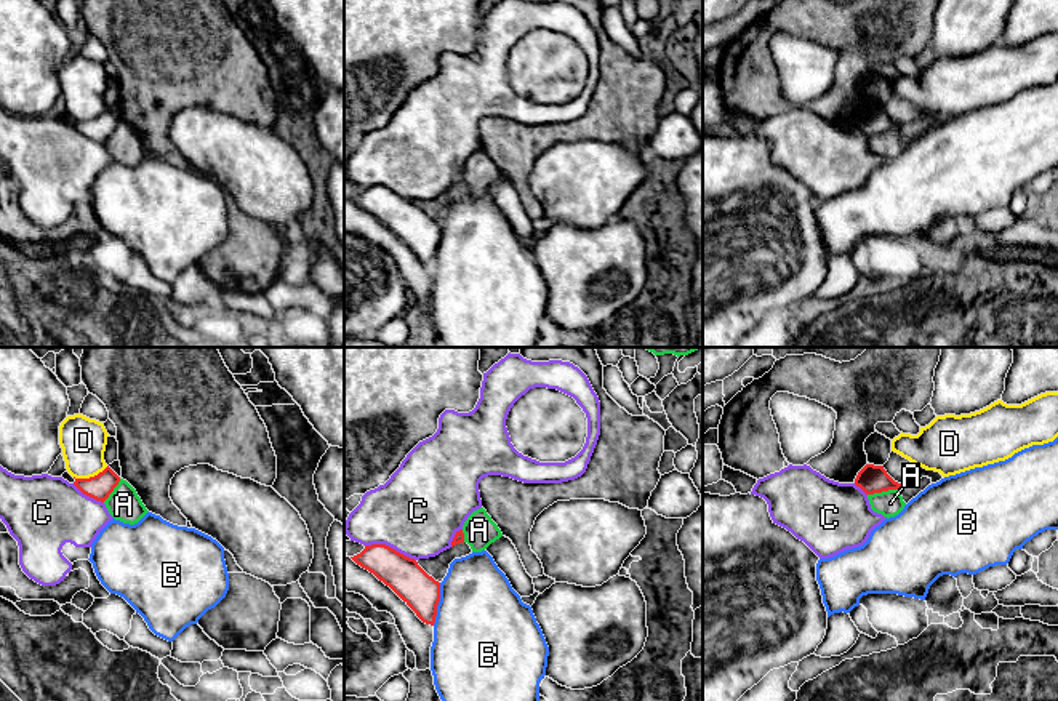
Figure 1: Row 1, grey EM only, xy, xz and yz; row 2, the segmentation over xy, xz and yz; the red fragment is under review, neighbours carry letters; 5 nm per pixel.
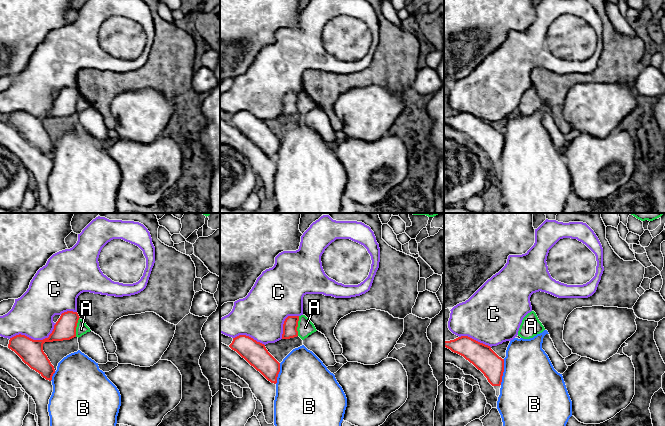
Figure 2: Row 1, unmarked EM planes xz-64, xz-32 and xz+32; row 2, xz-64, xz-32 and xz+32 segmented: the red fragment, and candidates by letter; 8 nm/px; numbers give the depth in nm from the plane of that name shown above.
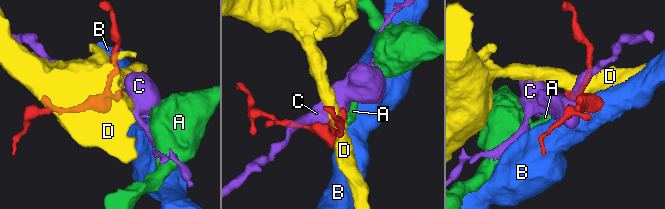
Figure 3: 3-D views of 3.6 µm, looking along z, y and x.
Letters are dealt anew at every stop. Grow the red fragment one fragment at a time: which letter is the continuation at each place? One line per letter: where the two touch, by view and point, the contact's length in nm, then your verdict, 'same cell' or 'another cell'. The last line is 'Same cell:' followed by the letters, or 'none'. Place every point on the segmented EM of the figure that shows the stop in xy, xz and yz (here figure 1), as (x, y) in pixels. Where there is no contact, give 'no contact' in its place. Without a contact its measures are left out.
A: yz (884, 490) | 170 nm | another cell
B: xz (437, 604) | 220 nm | another cell
C: xz (391, 548) | 260 nm | another cell
D: xy (90, 477) | 190 nm | another cell
Same cell: none

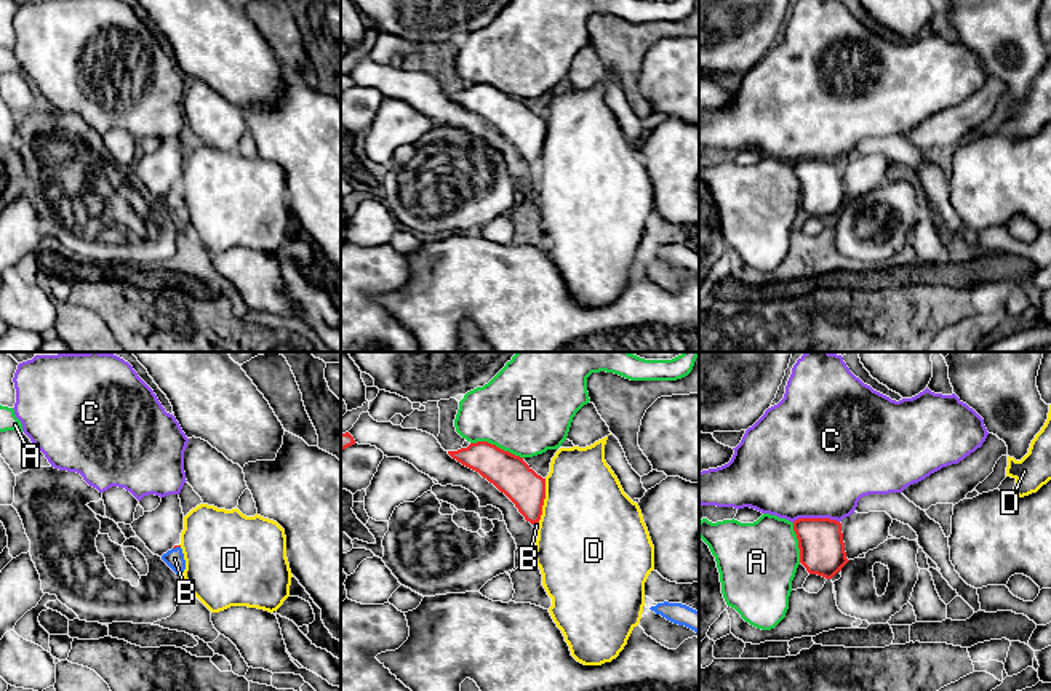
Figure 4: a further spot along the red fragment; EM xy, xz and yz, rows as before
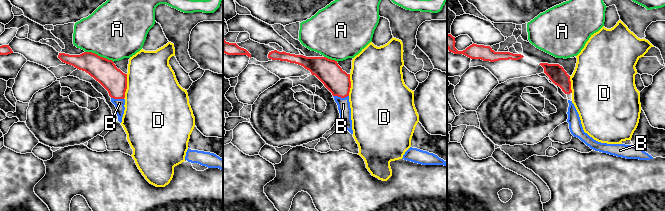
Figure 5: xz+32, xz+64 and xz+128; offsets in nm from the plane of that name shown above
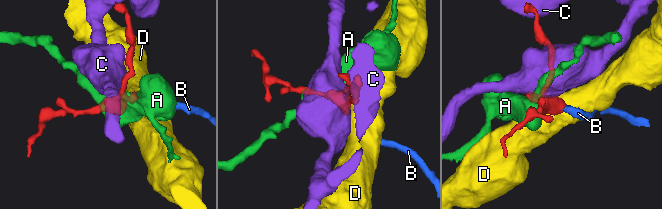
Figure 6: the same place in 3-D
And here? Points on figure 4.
A: xz (496, 447) | 280 nm | another cell
B: xy (176, 546) | 40 nm | same cell
C: yz (815, 519) | 240 nm | another cell
D: xz (543, 501) | 220 nm | another cell
Same cell: B

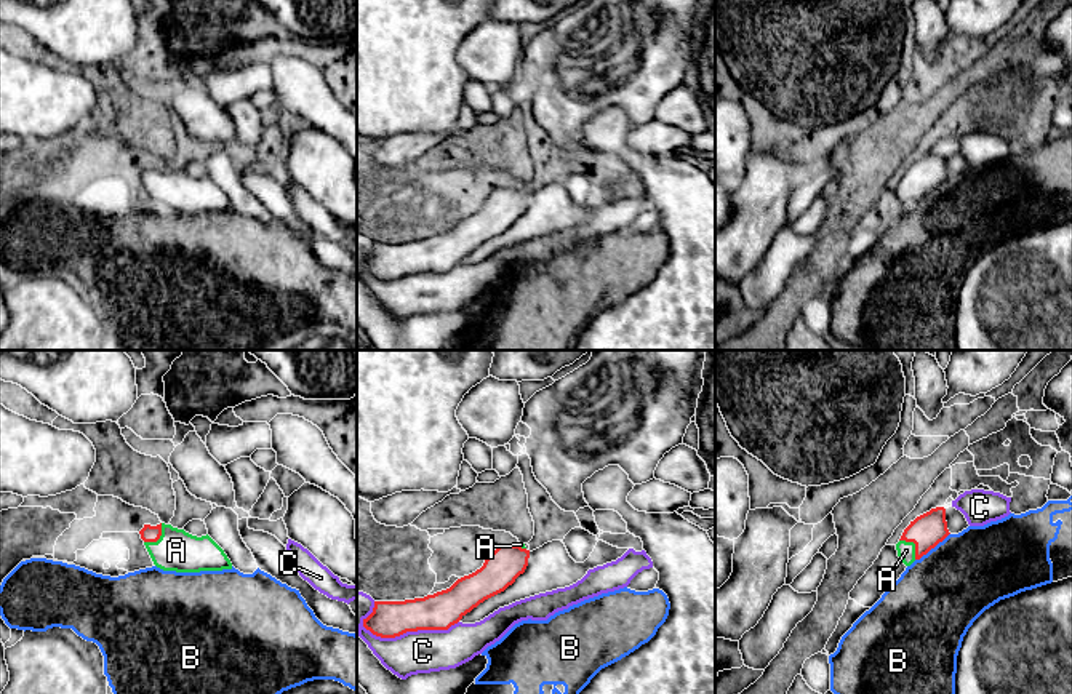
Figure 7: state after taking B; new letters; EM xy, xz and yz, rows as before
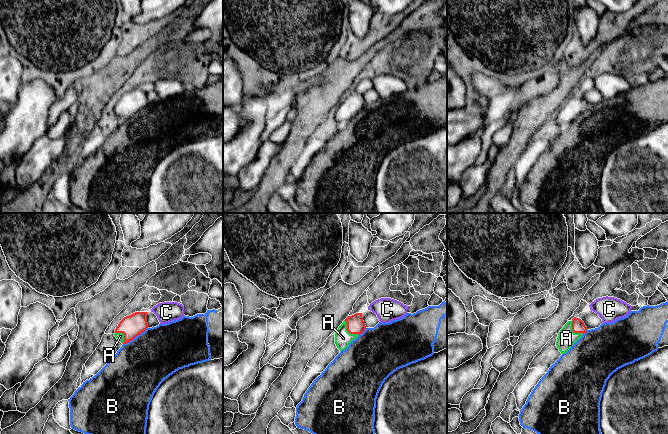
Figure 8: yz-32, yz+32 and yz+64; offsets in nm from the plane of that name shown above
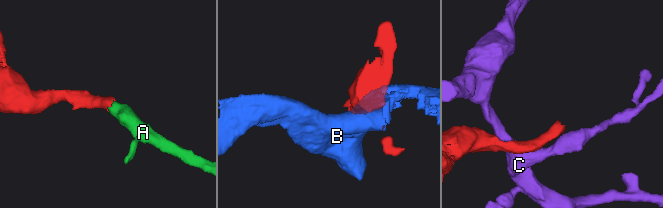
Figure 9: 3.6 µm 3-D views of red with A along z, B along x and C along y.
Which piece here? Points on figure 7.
A: xy (159, 538) | 140 nm | same cell
B: yz (932, 547) | 220 nm | another cell
C: xz (410, 630) | 480 nm | another cell
Same cell: A

